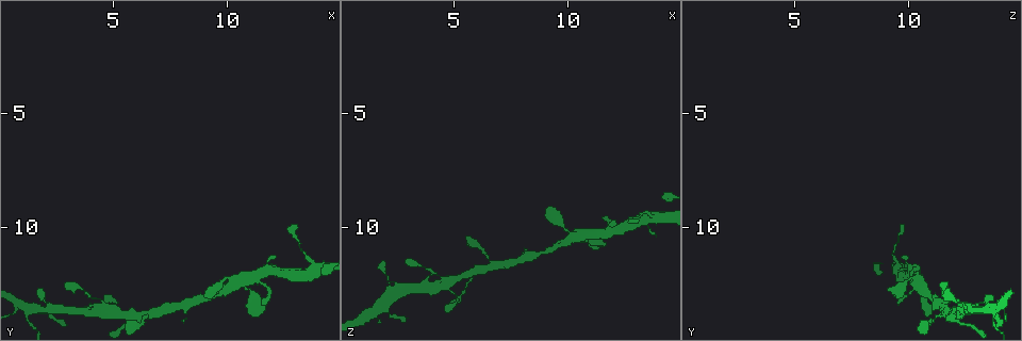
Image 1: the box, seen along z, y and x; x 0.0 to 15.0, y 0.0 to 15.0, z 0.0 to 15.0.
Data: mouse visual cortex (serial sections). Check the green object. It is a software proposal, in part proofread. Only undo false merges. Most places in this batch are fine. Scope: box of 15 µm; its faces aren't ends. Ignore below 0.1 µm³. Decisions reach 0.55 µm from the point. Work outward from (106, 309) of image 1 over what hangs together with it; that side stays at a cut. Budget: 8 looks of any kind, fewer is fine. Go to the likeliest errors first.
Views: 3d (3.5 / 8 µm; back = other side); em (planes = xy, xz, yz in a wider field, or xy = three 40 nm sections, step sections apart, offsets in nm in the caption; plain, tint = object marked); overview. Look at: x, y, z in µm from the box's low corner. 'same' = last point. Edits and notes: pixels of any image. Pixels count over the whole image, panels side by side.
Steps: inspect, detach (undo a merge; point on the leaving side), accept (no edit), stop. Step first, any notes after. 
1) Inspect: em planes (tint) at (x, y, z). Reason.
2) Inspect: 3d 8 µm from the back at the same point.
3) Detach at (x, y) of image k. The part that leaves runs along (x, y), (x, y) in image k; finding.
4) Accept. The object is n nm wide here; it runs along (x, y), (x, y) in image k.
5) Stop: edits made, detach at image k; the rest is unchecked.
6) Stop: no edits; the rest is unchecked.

Inspect: 3d 3.5 µm at (6.6, 13.9, 11.8). Side arm on a straight run.

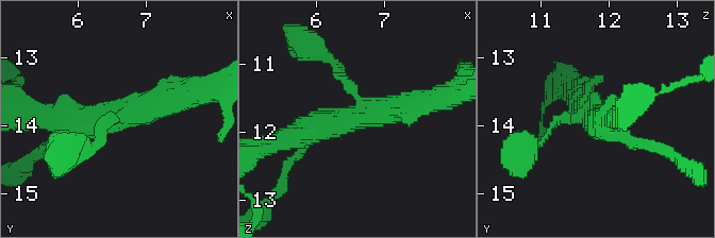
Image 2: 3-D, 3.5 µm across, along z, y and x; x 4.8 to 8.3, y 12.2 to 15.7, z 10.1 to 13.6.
Accept. It runs along (292, 136), (422, 101) in image 2; one cell here.

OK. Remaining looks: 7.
Inspect: 3d 3.5 µm at (10.4, 12.3, 10.4). Four-way junction.

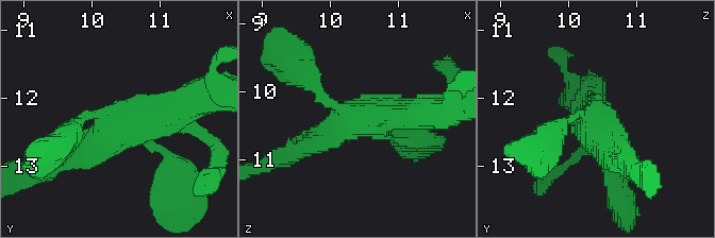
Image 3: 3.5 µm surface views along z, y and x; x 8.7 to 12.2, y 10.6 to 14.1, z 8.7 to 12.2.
Inspect: em planes (tint) at (10.35, 12.40, 10.35). Now the EM.

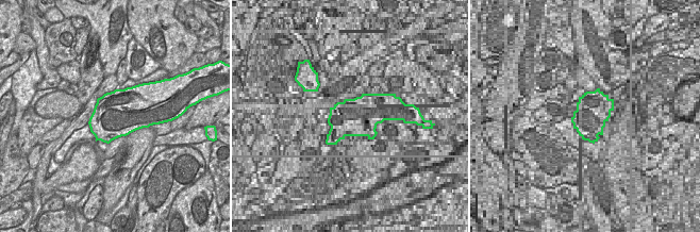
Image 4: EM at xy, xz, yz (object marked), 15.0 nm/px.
Accept. It runs along (60, 158), (128, 119), (183, 106) in image 3; all the same cell.

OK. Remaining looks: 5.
Inspect: 3d 3.5 µm at (2.7, 13.7, 12.8). Calibre changes.

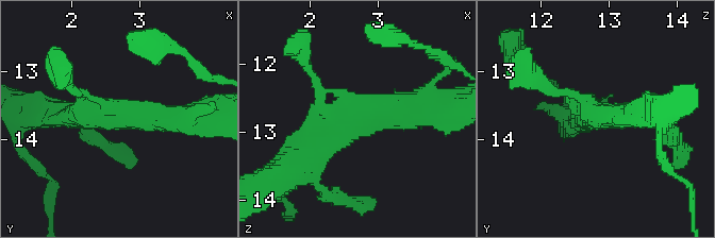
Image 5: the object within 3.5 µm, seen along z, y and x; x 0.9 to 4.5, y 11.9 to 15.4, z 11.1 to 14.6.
Inspect: em xy step 5 (tint) at (2.60, 13.65, 12.90).

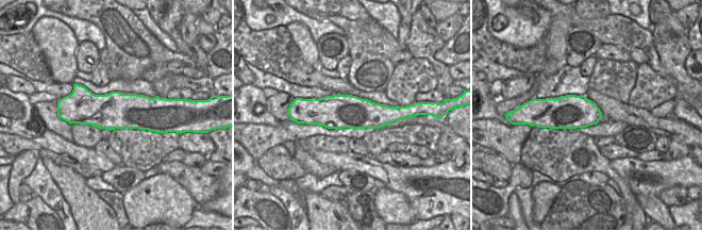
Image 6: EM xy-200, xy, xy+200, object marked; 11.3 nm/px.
Inspect: em xy step 3 (tint) at the same point. Cut it another way.

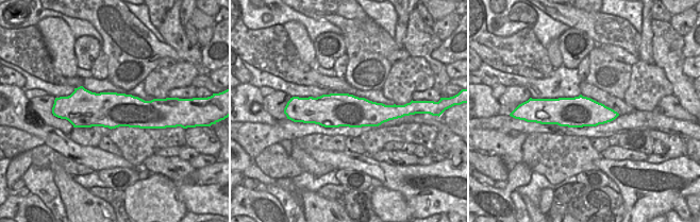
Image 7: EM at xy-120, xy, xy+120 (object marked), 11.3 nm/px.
Accept. It runs along (420, 106), (364, 112), (293, 169) in image 5; one cell here.

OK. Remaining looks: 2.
Stop: no edits; the rest is unchecked.

